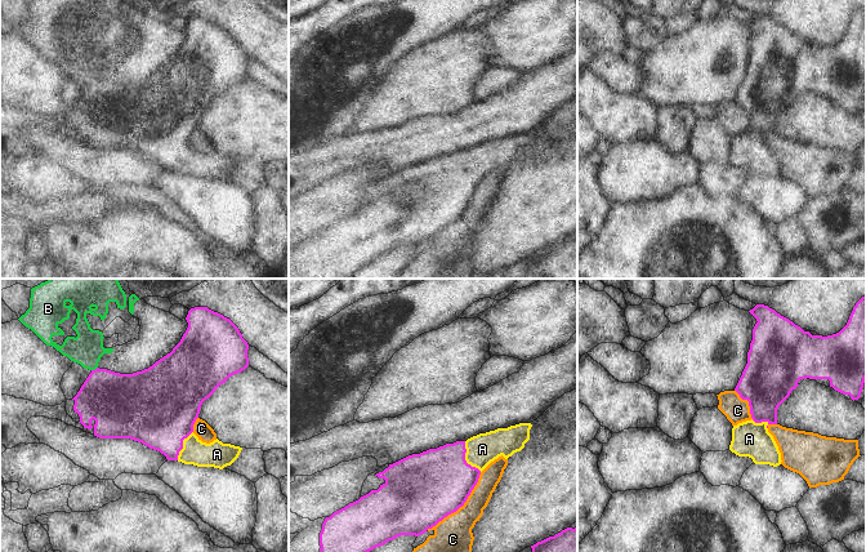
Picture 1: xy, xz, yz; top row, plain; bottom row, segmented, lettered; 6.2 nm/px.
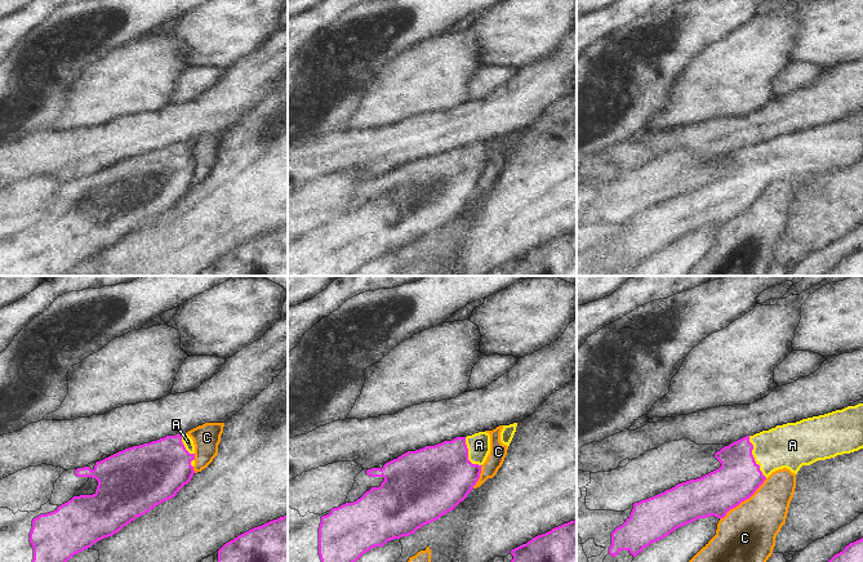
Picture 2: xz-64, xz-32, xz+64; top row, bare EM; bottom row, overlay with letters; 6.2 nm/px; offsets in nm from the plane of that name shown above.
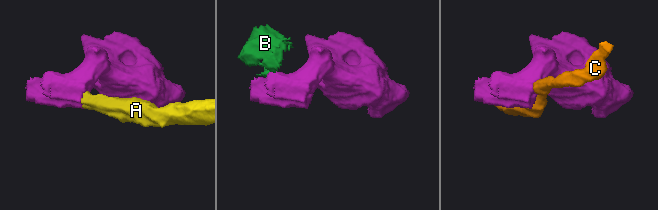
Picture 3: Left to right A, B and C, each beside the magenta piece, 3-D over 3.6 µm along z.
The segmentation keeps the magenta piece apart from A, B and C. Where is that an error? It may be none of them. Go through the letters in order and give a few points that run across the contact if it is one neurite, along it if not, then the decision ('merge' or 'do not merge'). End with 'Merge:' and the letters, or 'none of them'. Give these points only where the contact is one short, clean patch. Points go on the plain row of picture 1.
A: xz (433, 195), (464, 170), (482, 160) | merge
B: xy (97, 78), (92, 81) | do not merge
C: do not merge
Merge: A

